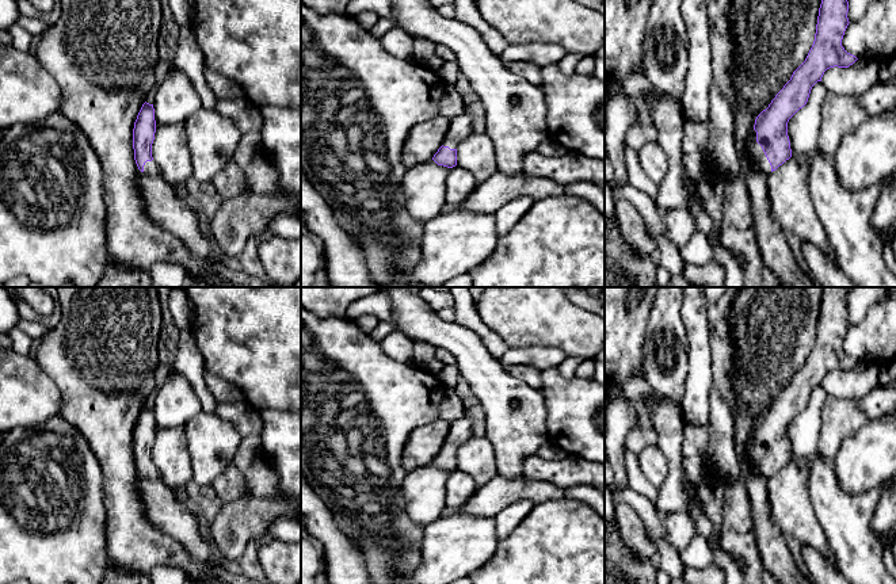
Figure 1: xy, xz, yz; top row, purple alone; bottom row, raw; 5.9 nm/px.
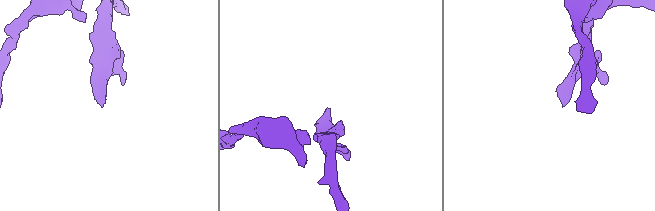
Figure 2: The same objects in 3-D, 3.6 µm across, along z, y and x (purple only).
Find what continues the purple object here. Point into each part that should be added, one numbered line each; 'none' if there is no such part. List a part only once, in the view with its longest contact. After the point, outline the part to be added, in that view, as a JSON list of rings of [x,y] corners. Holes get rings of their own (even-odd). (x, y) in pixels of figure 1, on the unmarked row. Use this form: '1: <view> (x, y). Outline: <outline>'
1: yz (754, 453). Outline: [[[754,434],[748,447],[747,447],[747,457],[751,459],[754,469],[758,474],[763,478],[769,480],[771,476],[771,469],[762,453],[762,450],[756,446],[756,435]]]

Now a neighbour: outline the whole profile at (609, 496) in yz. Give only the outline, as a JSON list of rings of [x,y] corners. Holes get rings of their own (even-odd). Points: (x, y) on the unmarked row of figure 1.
[[[605,481],[605,519],[611,524],[617,524],[614,492],[609,489],[606,481]]]

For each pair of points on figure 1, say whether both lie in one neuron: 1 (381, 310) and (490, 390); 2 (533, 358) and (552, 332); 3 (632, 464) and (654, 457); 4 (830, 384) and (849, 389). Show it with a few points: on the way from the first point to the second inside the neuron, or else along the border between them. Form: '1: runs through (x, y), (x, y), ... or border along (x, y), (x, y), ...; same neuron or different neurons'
1: border along (389, 301), (399, 328); different neurons
2: border along (511, 348), (521, 346), (557, 346), (567, 357); different neurons
3: border along (636, 455), (641, 473), (656, 488); different neurons
4: runs through (834, 384), (845, 385); same neuron

